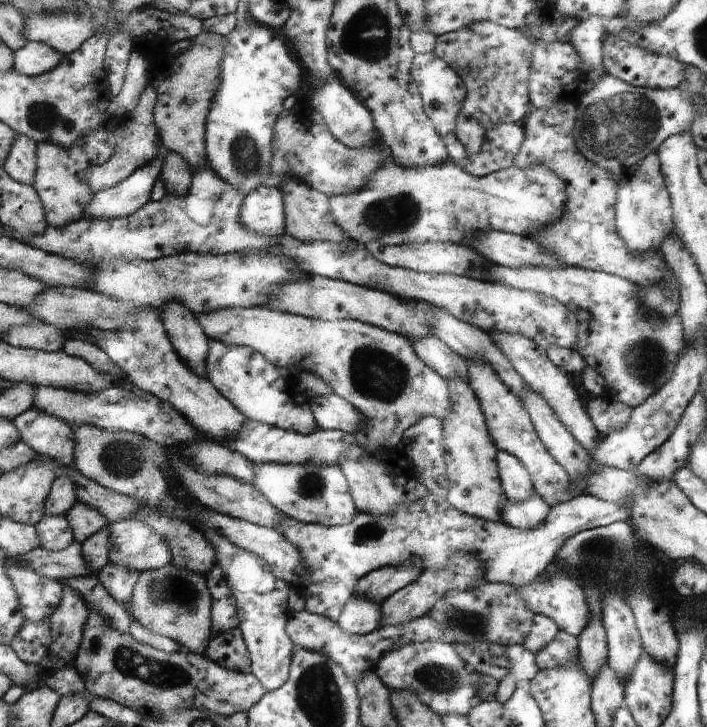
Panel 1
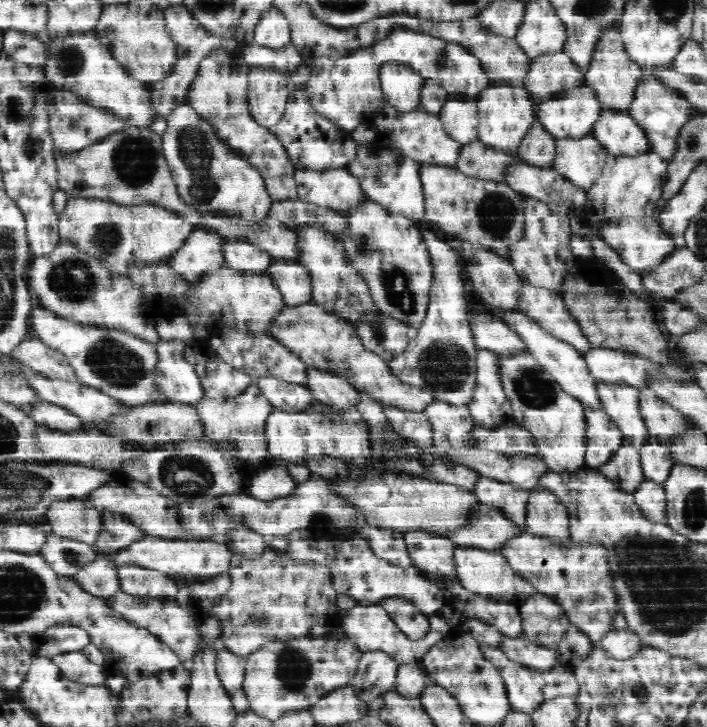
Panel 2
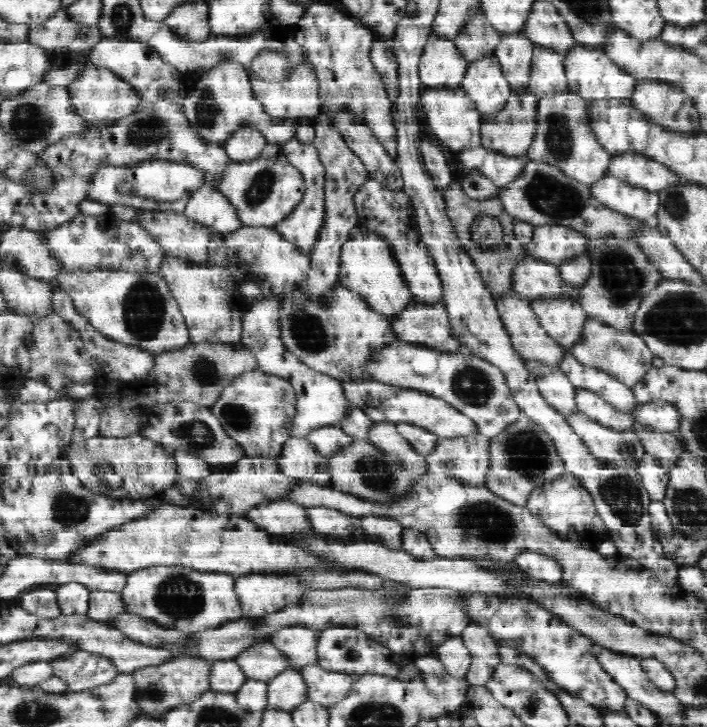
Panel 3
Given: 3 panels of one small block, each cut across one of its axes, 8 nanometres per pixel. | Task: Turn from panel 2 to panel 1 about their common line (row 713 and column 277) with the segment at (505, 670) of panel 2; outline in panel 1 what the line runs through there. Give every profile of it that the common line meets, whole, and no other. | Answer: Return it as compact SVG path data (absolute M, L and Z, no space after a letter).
M426 490L416 502L400 506L396 512L384 516L370 516L360 510L350 524L329 527L304 524L286 517L276 532L302 552L302 562L306 564L302 586L314 586L316 594L320 594L322 588L322 596L306 598L306 610L337 622L357 583L377 568L410 564L425 571L426 568L446 566L454 554L469 554L482 568L485 581L519 587L534 582L534 576L540 576L548 568L566 540L579 532L614 522L631 523L628 508L589 494L578 494L570 502L551 506L544 524L528 530L462 513L442 496L436 496L436 492Z

